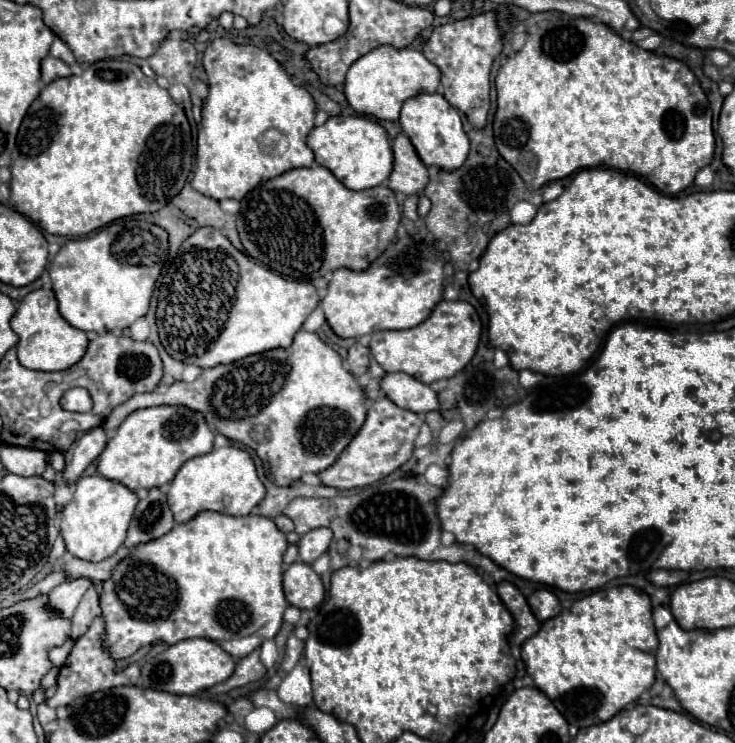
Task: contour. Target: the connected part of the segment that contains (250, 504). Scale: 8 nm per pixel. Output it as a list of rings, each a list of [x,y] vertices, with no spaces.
[[[220,447],[206,455],[186,461],[170,483],[168,507],[176,523],[188,523],[202,511],[216,511],[222,515],[248,515],[262,499],[264,485],[256,475],[252,457],[238,447]]]

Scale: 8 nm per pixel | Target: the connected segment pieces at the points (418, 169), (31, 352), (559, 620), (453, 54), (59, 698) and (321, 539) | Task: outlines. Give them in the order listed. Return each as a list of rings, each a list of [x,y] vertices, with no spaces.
[[[400,133],[392,141],[394,169],[388,177],[388,187],[402,195],[416,195],[428,183],[428,169],[416,155],[410,139]]]
[[[36,289],[32,293],[28,293],[14,317],[12,317],[12,329],[18,335],[18,361],[34,371],[62,371],[72,367],[74,363],[78,363],[88,347],[88,339],[86,333],[72,327],[70,323],[66,323],[60,313],[58,313],[58,303],[56,297],[50,289]]]
[[[616,585],[594,591],[574,601],[572,607],[562,611],[558,617],[544,621],[540,631],[522,645],[520,657],[526,665],[526,673],[534,679],[534,685],[554,703],[564,719],[576,727],[590,727],[612,719],[652,687],[656,677],[656,657],[650,651],[656,649],[658,639],[652,623],[650,597],[630,585]]]
[[[490,9],[474,17],[464,17],[450,21],[446,25],[434,27],[430,39],[424,45],[424,55],[428,61],[436,63],[442,71],[444,97],[452,107],[462,111],[472,129],[484,129],[490,111],[490,67],[500,55],[502,31],[498,25],[498,11]]]
[[[96,617],[90,625],[90,629],[76,639],[74,649],[70,651],[64,667],[60,669],[58,675],[58,689],[54,697],[46,699],[48,707],[58,707],[58,705],[68,705],[72,699],[78,699],[80,695],[90,695],[96,691],[106,691],[112,687],[120,685],[136,685],[140,681],[140,663],[130,663],[124,671],[116,671],[116,659],[110,655],[110,651],[104,647],[104,631],[106,631],[106,621],[104,617]]]
[[[318,527],[318,529],[312,529],[312,531],[304,533],[300,537],[300,543],[298,543],[302,561],[304,563],[316,561],[324,551],[328,551],[332,537],[334,537],[334,533],[328,527]]]

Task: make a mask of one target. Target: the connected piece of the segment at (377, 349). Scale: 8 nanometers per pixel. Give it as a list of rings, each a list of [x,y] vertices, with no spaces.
[[[440,301],[430,317],[420,325],[404,331],[378,331],[370,339],[370,353],[386,373],[408,373],[430,385],[438,379],[454,377],[476,353],[482,323],[474,307],[466,301]]]

